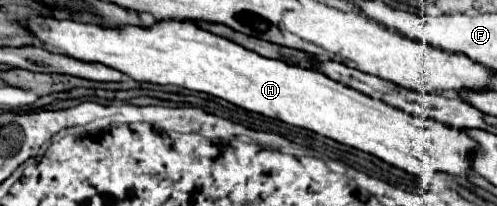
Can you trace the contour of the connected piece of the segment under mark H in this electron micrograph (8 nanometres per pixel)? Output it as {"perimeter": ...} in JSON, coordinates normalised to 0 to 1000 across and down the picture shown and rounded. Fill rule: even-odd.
{"perimeter":[[[66,83],[58,92],[54,141],[70,180],[87,189],[91,218],[103,218],[159,296],[207,306],[268,374],[272,393],[360,413],[384,442],[421,451],[493,539],[622,626],[638,655],[674,675],[678,694],[755,752],[767,782],[839,859],[855,859],[863,830],[936,859],[948,840],[948,762],[964,743],[964,694],[924,626],[895,617],[891,597],[859,568],[823,558],[670,393],[642,345],[525,277],[513,248],[396,131],[392,112],[324,102],[304,131],[207,141],[147,102]]]}

